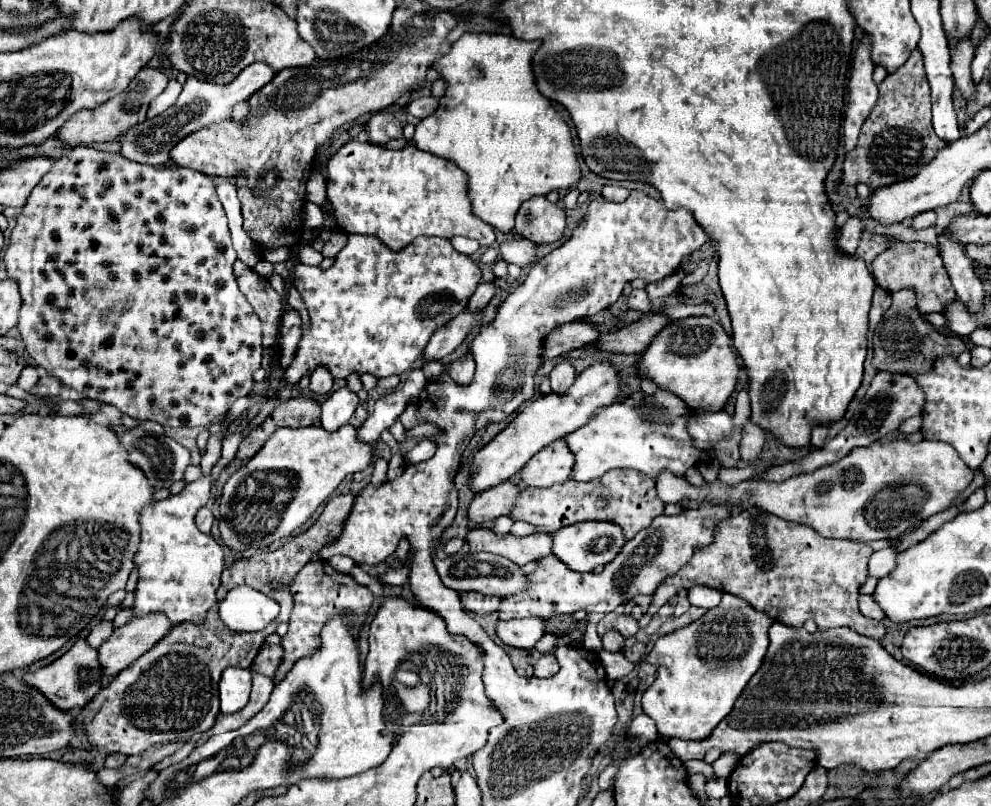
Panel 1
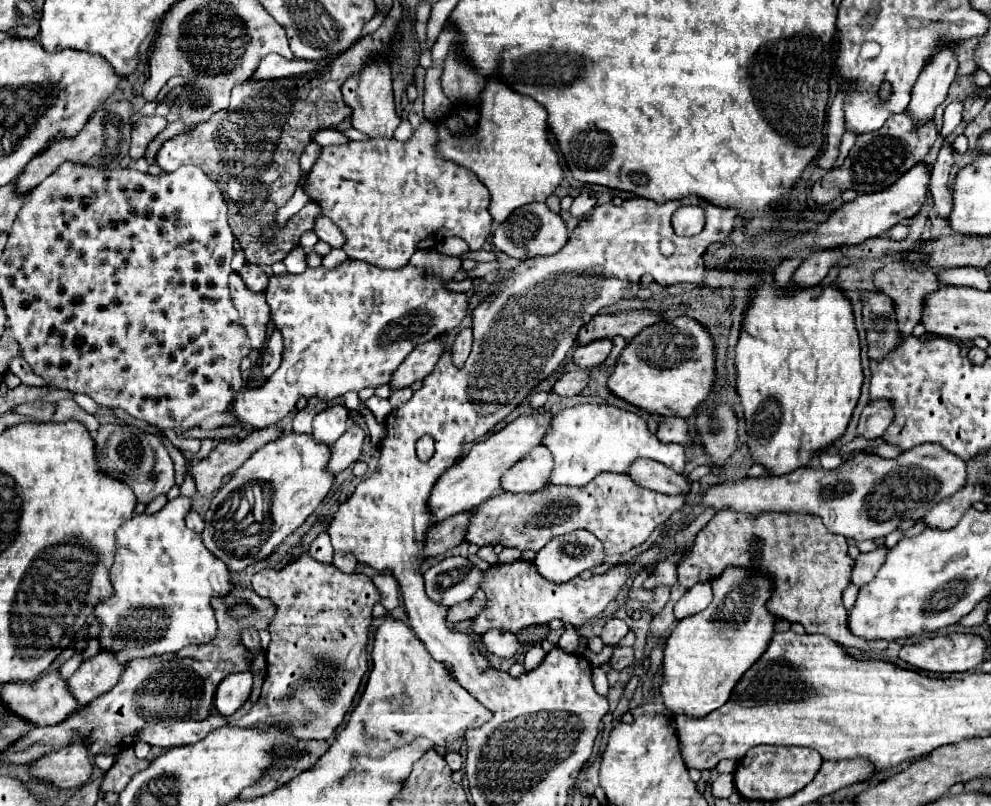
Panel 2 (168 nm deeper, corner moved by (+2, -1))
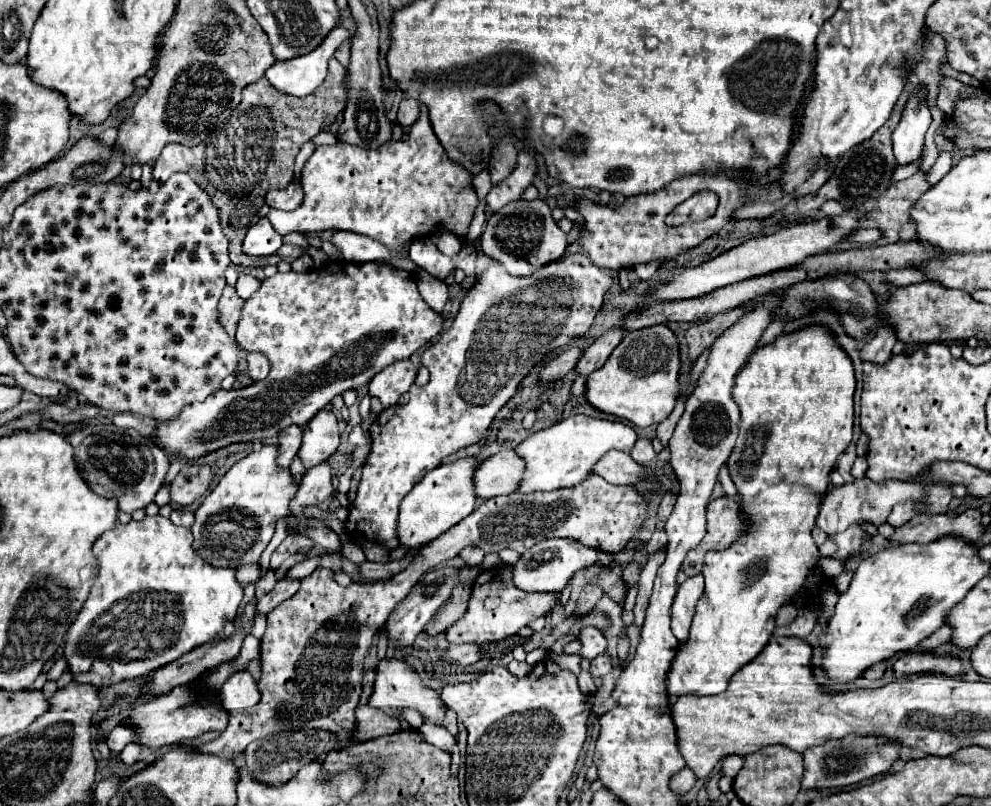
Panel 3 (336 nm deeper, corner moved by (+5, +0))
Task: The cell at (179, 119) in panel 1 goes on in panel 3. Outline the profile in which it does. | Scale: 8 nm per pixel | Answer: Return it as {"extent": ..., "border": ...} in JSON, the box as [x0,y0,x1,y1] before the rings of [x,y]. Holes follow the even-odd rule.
{"extent":[266,27,352,97],"border":[[[334,27],[324,43],[314,51],[290,59],[286,63],[274,63],[270,71],[266,71],[266,79],[284,95],[306,97],[318,89],[328,73],[328,61],[334,51],[340,47],[344,39],[352,39],[352,35],[344,27]]]}

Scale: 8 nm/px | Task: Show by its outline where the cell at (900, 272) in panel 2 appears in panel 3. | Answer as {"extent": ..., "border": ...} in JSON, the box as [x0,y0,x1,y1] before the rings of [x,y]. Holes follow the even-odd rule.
{"extent":[860,325,896,365],"border":[[[882,325],[876,331],[876,337],[872,337],[868,343],[862,345],[860,349],[860,359],[870,361],[874,365],[882,365],[890,359],[892,347],[896,343],[896,335],[890,325]]]}

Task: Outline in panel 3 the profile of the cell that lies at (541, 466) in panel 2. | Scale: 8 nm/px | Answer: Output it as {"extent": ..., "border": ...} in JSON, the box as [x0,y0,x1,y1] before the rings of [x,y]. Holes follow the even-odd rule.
{"extent":[474,449,522,499],"border":[[[502,449],[496,455],[484,459],[476,471],[474,471],[474,495],[478,499],[492,499],[498,495],[506,495],[518,489],[518,479],[522,479],[522,459],[518,459],[518,455],[514,455],[512,449]]]}

